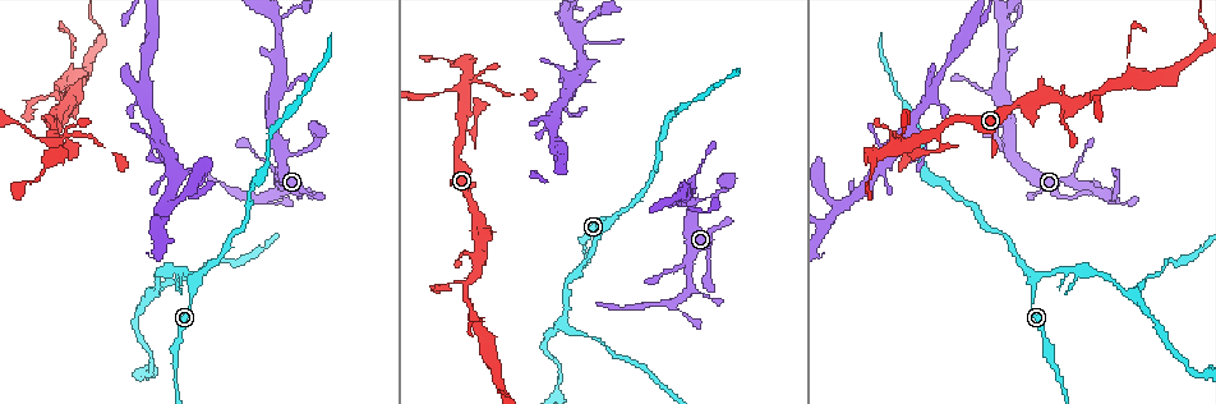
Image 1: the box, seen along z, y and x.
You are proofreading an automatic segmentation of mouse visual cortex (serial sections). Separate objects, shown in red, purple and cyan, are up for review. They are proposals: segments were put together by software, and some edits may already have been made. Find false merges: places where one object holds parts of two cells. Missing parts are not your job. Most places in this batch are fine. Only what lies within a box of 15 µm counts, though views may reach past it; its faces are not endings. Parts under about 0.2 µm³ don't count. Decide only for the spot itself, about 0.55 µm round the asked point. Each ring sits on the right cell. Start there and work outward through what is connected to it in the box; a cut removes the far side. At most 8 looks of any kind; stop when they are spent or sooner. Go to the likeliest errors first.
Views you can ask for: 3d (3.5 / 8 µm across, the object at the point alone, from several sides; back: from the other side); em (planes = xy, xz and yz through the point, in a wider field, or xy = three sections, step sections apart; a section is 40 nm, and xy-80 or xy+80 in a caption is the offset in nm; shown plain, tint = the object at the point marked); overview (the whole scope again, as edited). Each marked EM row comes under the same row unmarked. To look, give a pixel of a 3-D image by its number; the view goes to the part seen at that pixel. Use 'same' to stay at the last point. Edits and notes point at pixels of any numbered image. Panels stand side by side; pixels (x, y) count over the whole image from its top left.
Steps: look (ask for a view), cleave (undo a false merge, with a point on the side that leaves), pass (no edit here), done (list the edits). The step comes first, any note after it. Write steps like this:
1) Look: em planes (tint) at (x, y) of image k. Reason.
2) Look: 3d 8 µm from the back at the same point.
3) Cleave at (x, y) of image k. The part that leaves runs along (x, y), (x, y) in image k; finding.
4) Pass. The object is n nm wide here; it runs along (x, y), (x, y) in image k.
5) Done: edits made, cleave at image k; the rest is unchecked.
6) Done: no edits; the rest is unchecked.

Look: 3d 3.5 µm from the back at (1005, 32) of image 1. Three-way junction.

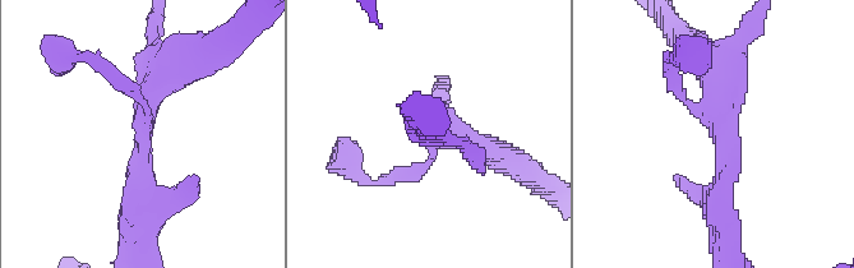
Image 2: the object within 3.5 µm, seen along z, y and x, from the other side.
Look: em xy step 1 (tint) at (721, 122) of image 2. 3 arms meet here; the arms are 150, 300, 350 nm wide; now the EM.

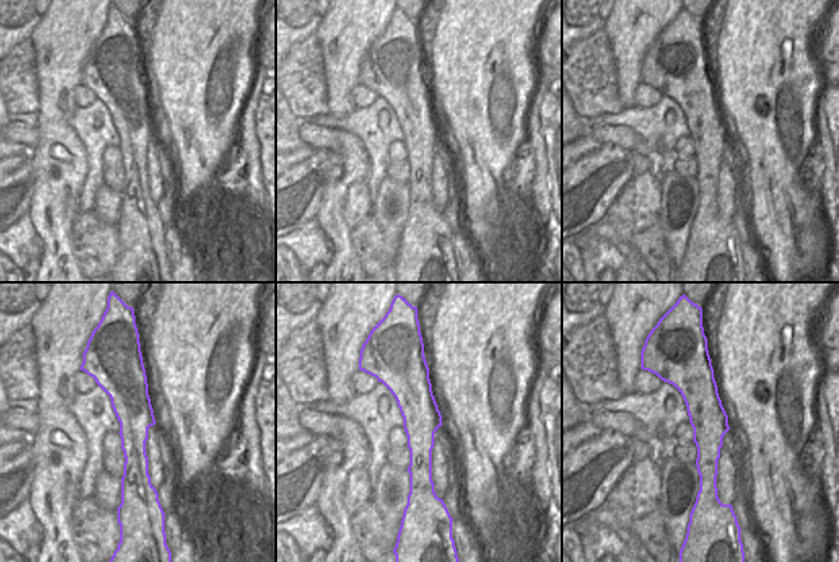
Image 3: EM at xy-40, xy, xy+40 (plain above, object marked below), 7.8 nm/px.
Pass. It runs along (409, 359), (429, 492) in image 3; all the same cell.

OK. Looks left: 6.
Look: 3d 3.5 µm at (460, 91) of image 1. Thin arm on a thick one.

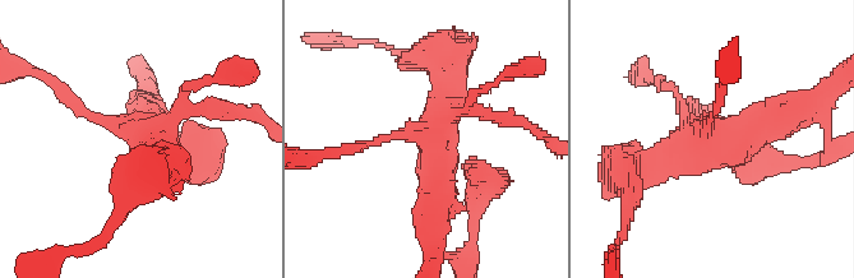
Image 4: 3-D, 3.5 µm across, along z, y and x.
Look: em xy step 1 (tint) at (425, 138) of image 4. Shape alone is not enough.

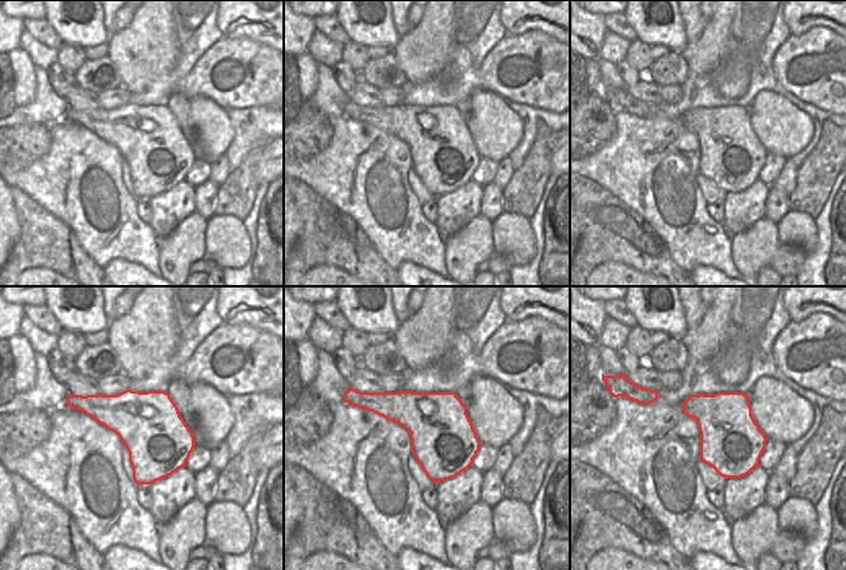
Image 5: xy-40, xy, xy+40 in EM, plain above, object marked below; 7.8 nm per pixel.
Pass. It runs along (772, 119), (628, 174) in image 4; continuous, no second cell.

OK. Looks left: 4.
Look: 3d 8 µm at (1032, 275) of image 1. Branch point.

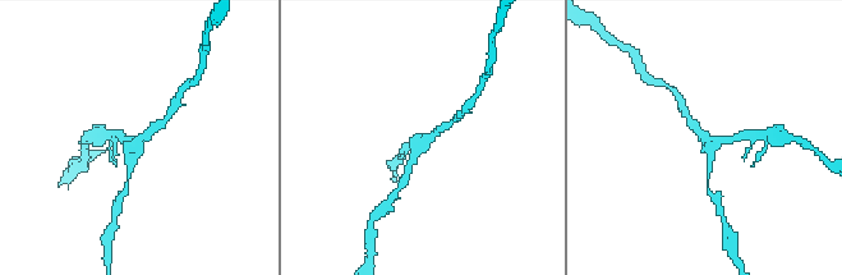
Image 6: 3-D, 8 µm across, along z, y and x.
Look: 3d 3.5 µm at (420, 143) of image 6. Closer look.

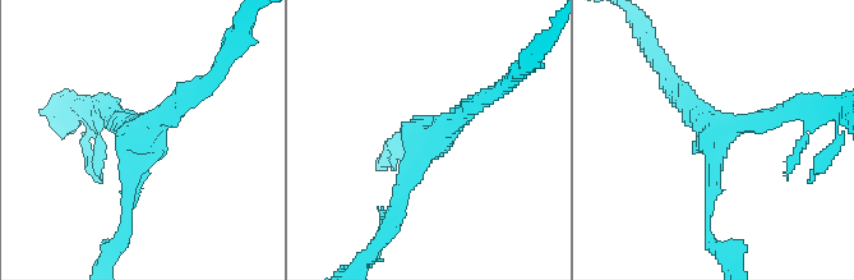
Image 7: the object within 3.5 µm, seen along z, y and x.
Look: em xy step 2 (tint) at (147, 129) of image 7.

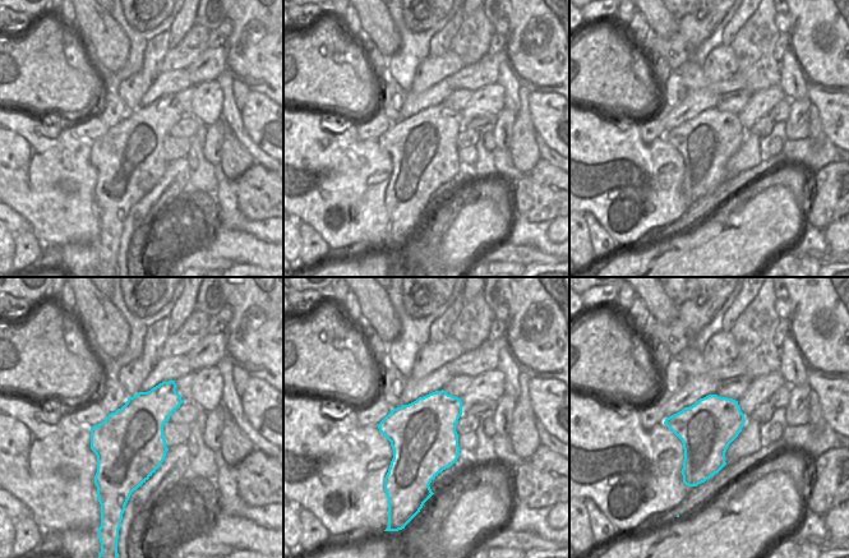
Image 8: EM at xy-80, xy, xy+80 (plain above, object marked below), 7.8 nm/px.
Pass. The object is 550 nm wide here; it runs along (710, 212), (716, 131), (788, 110) in image 7; all the same cell.

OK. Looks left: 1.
Done: no edits; the rest is unchecked.

